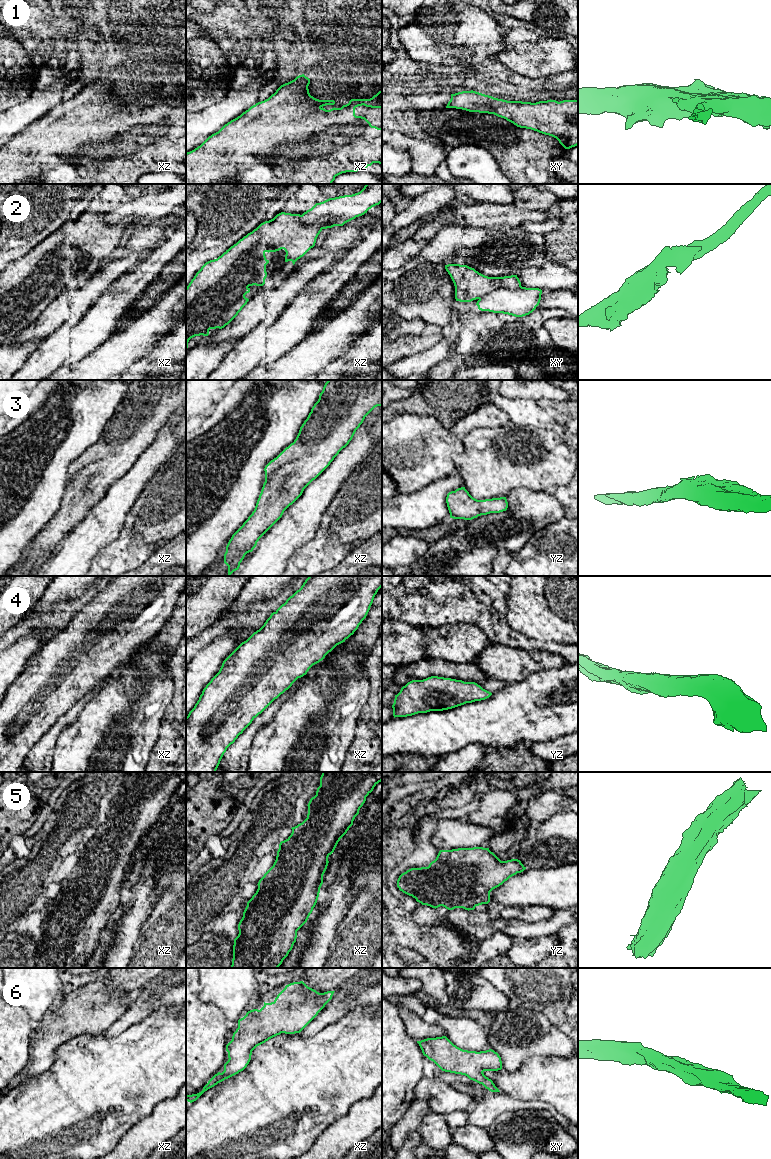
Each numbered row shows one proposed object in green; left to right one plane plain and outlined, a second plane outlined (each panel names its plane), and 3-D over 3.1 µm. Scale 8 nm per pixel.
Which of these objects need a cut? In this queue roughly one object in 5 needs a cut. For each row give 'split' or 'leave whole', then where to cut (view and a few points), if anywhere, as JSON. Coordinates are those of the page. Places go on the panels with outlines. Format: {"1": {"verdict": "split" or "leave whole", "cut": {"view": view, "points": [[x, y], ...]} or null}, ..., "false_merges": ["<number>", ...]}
{"1": {"verdict": "leave whole", "cut": null}, "2": {"verdict": "split", "cut": {"view": "xz", "points": [[301, 215], [303, 225], [315, 224], [323, 218], [326, 220]]}}, "3": {"verdict": "leave whole", "cut": null}, "4": {"verdict": "leave whole", "cut": null}, "5": {"verdict": "leave whole", "cut": null}, "6": {"verdict": "leave whole", "cut": null}, "false_merges": ["2"]}

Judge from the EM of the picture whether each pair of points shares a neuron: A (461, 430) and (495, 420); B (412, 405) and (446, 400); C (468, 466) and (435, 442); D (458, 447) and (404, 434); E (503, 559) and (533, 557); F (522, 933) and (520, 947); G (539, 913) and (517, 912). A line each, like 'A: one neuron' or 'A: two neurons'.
A: one neuron
B: one neuron
C: two neurons
D: one neuron
E: two neurons
F: two neurons
G: one neuron

